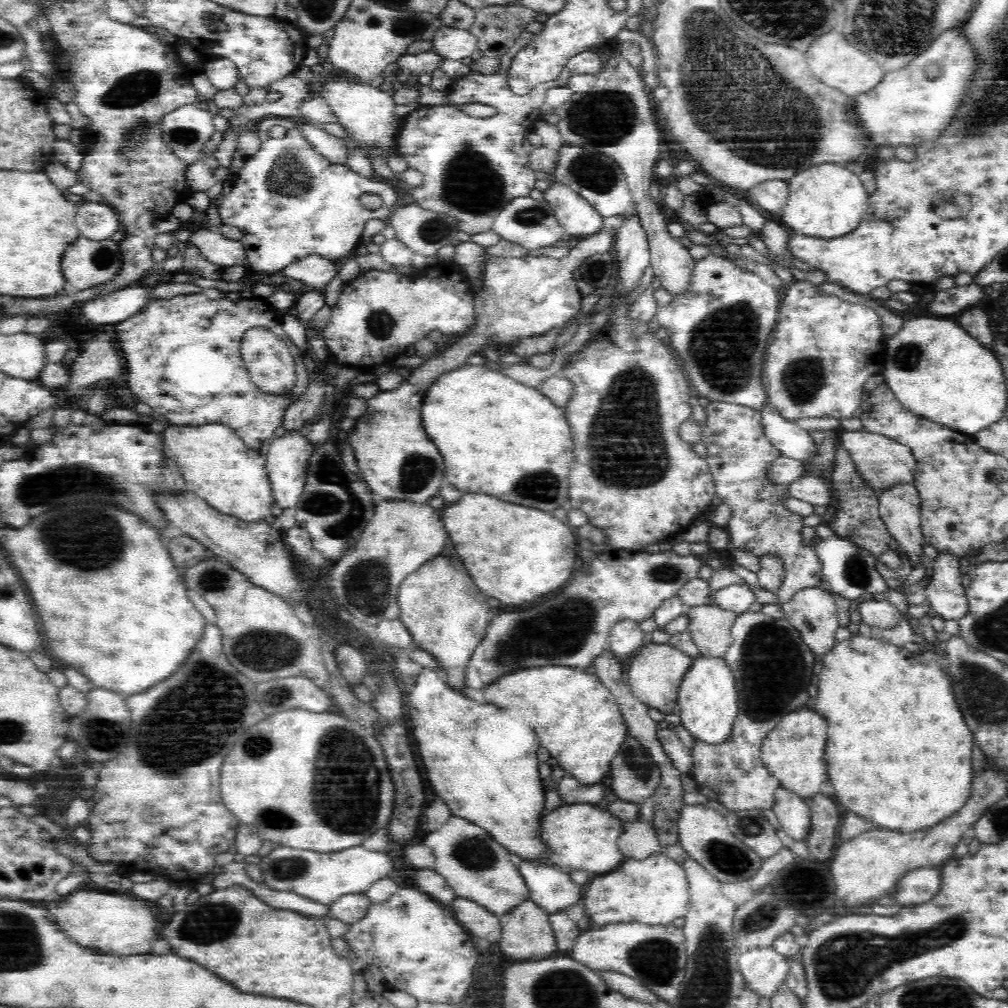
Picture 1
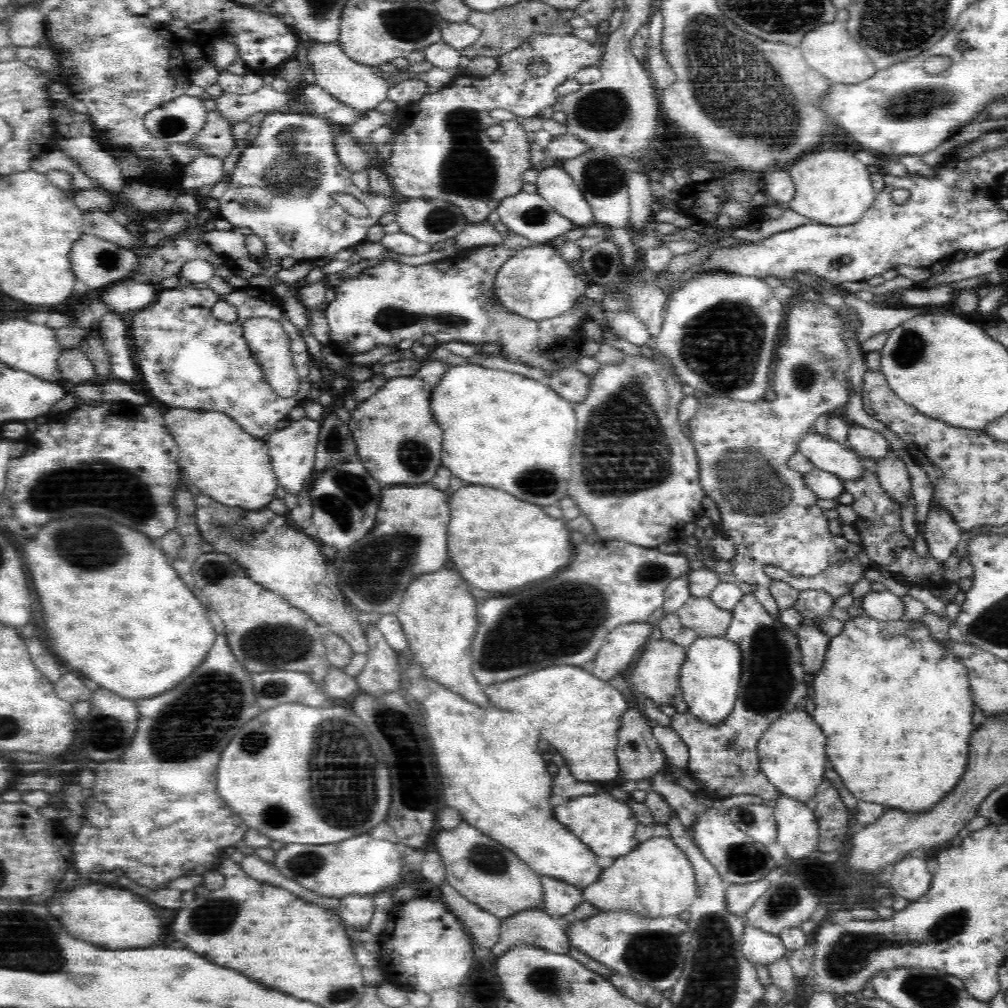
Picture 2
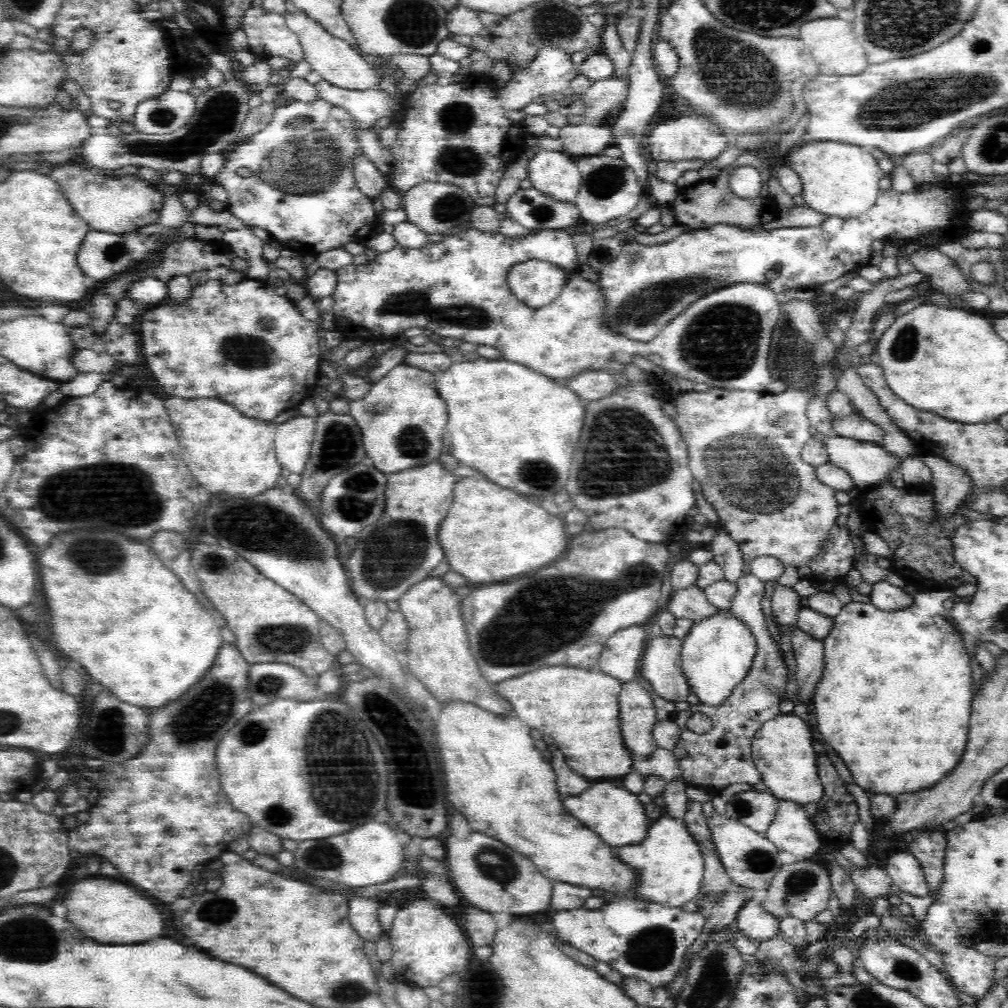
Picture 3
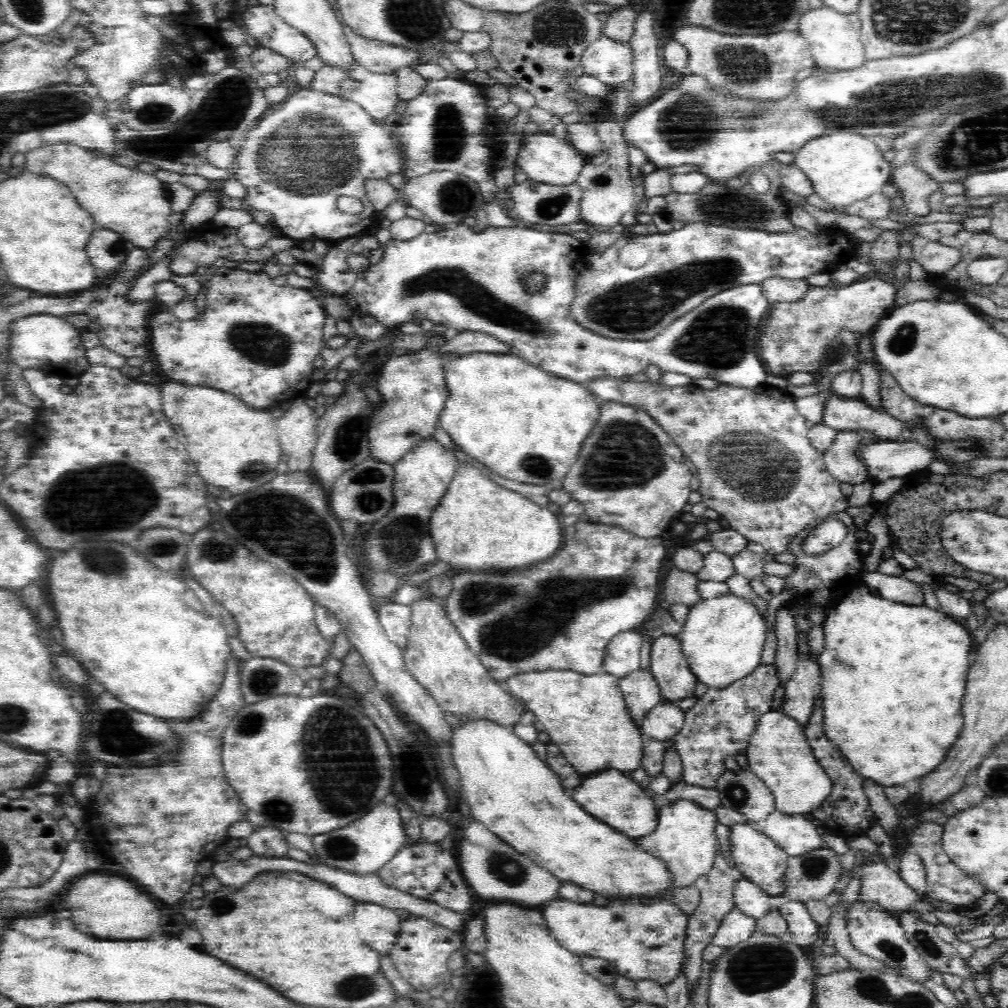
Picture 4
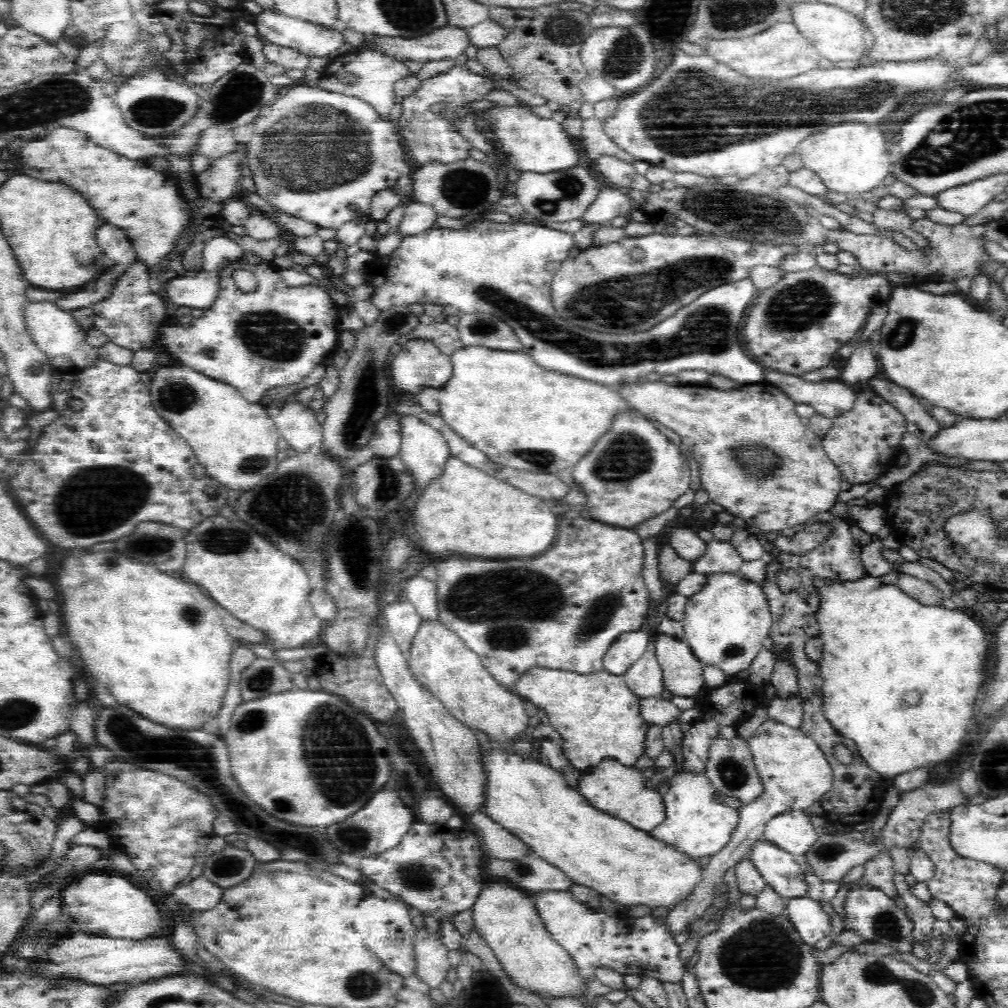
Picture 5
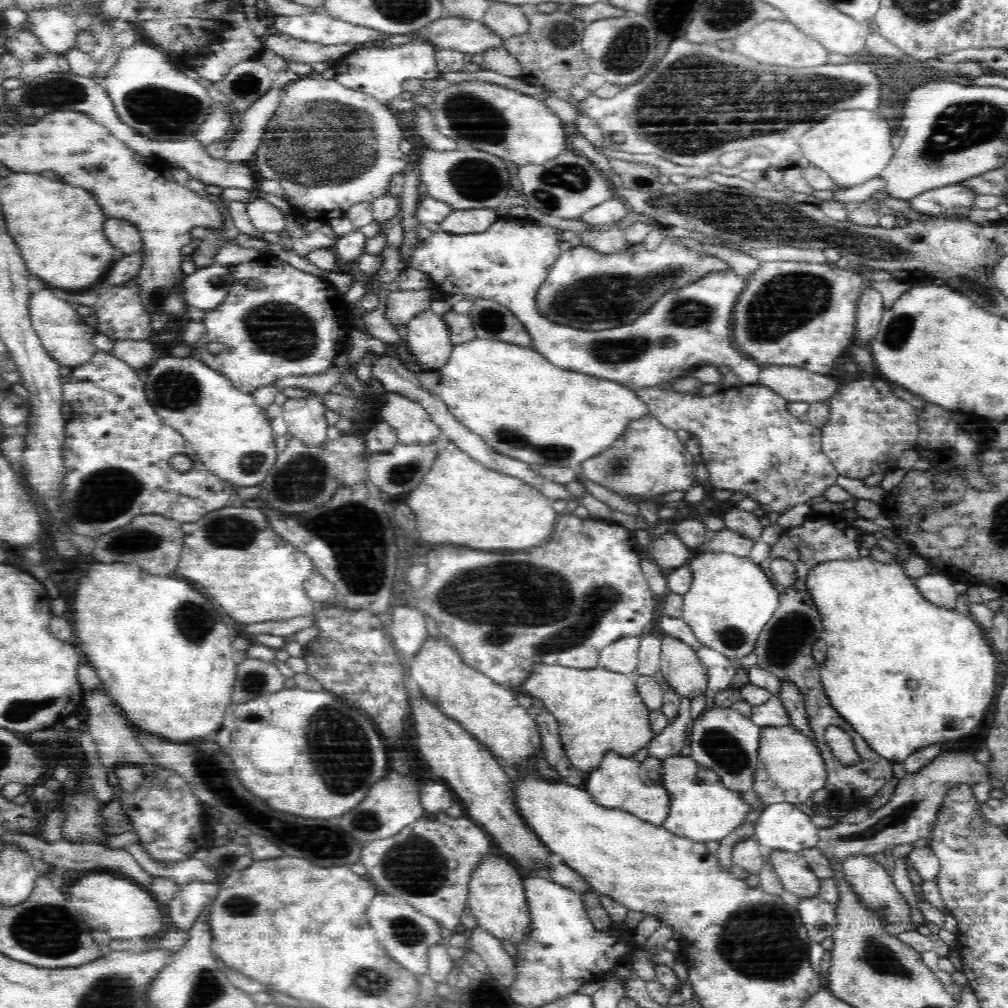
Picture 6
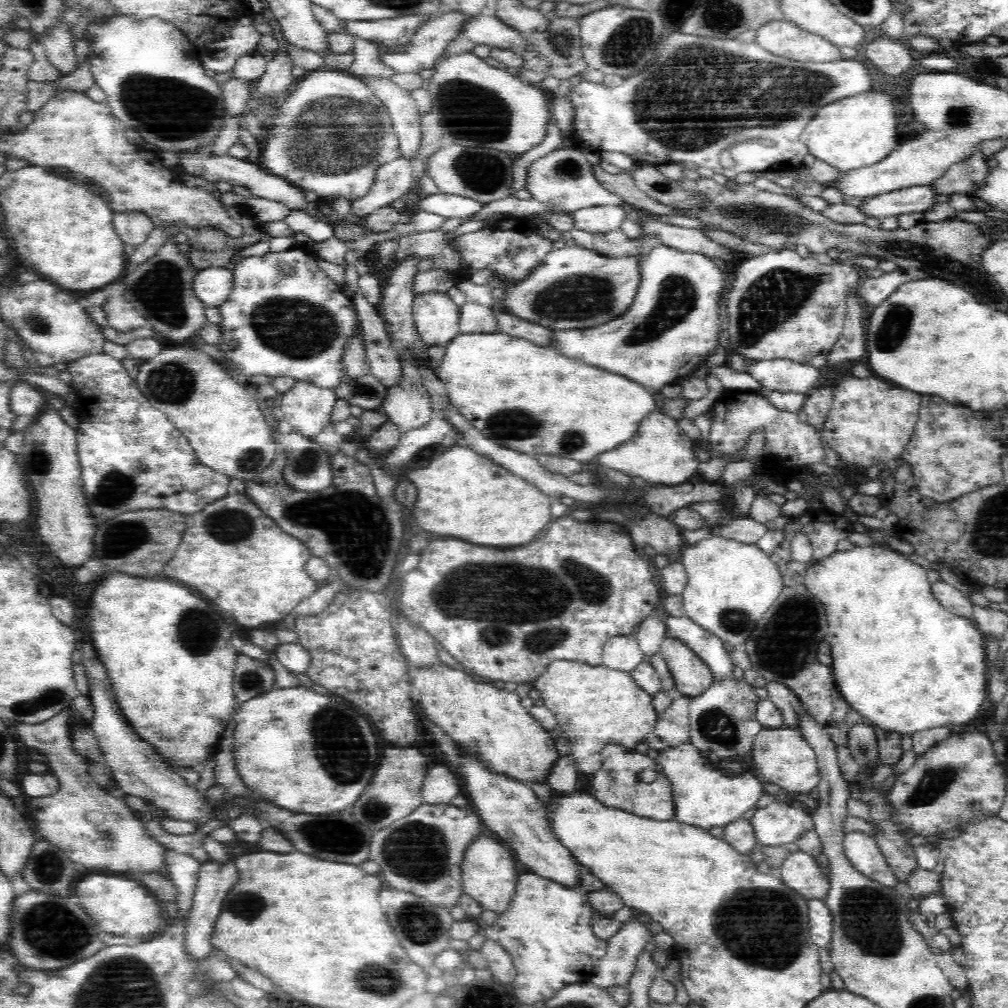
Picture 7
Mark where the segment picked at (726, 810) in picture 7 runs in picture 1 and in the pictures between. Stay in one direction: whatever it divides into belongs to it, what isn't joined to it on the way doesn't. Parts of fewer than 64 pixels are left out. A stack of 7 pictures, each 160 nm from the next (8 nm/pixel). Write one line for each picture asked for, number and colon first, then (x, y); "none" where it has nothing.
1: (655, 891)
2: (657, 878)
3: (672, 867)
4: (684, 839)
5: (695, 822)
6: (702, 810)

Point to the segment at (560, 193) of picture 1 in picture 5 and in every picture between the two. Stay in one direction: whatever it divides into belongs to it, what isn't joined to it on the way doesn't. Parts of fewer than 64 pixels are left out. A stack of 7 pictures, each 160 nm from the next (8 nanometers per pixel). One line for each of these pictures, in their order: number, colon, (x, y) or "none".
2: (555, 185)
3: (554, 173)
4: (546, 159)
5: (533, 145)

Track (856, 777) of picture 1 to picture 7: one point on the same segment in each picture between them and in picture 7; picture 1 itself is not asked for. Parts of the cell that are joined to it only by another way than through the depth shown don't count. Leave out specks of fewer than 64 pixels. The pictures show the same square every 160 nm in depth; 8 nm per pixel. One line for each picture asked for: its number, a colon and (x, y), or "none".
2: (898, 727)
3: (893, 703)
4: (884, 662)
5: (880, 645)
6: (906, 673)
7: (912, 664)

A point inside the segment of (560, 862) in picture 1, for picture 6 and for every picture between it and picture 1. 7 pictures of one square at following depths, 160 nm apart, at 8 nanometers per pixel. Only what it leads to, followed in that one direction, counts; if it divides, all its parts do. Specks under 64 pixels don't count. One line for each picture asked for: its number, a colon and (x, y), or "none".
2: (608, 826)
3: (615, 814)
4: (613, 798)
5: (612, 787)
6: (615, 783)

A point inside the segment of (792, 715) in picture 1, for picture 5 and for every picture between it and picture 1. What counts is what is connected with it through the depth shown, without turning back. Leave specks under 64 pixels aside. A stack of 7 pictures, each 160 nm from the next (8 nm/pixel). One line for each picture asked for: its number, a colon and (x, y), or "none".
2: (792, 755)
3: (784, 749)
4: (778, 753)
5: (795, 773)

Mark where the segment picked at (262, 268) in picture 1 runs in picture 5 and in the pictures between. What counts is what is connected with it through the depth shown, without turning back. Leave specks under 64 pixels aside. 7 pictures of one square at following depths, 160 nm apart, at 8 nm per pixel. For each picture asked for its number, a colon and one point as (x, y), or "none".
2: (294, 157)
3: (307, 151)
4: (330, 145)
5: (337, 150)

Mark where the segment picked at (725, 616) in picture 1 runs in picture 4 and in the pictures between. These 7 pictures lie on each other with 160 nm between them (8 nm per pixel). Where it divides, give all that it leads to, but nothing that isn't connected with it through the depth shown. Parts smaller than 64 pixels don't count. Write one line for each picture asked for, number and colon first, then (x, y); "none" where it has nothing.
2: (700, 614)
3: (692, 602)
4: (680, 587)

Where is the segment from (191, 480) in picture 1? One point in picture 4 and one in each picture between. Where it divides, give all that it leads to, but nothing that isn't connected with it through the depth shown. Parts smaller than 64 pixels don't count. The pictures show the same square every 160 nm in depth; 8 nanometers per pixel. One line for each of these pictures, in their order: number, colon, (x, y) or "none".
2: (219, 459)
3: (227, 451)
4: (235, 448)

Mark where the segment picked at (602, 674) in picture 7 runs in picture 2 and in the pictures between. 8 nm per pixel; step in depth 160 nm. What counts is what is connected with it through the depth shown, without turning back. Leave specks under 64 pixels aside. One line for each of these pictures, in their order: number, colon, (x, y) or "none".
2: (580, 714)
3: (579, 707)
4: (586, 715)
5: (598, 716)
6: (598, 710)

